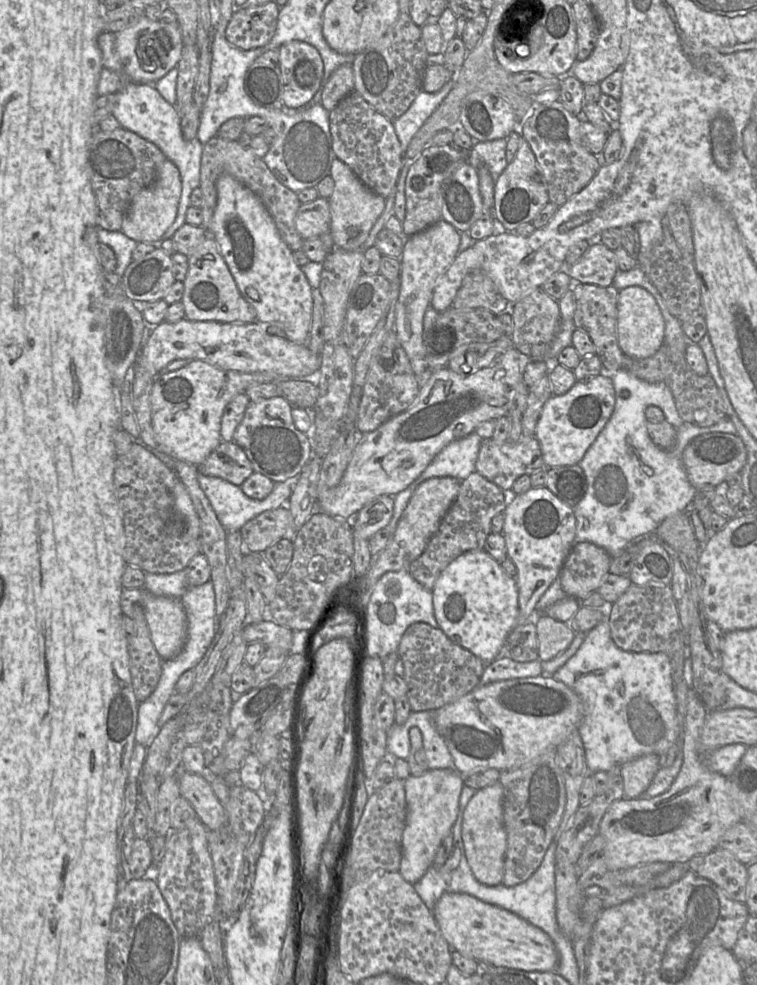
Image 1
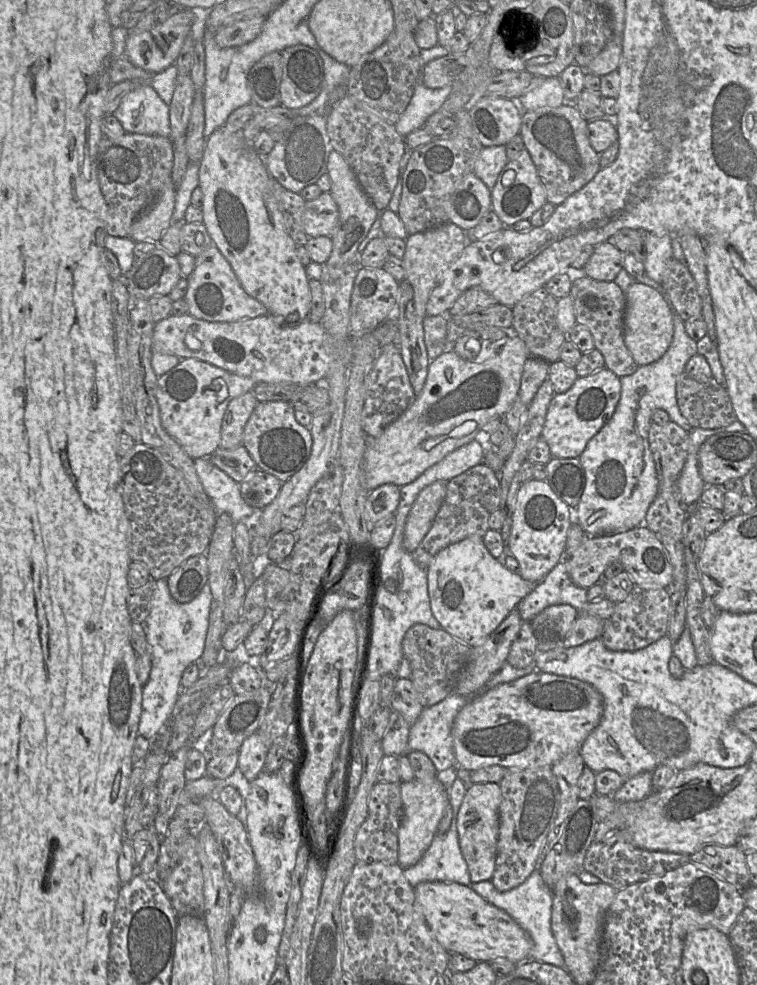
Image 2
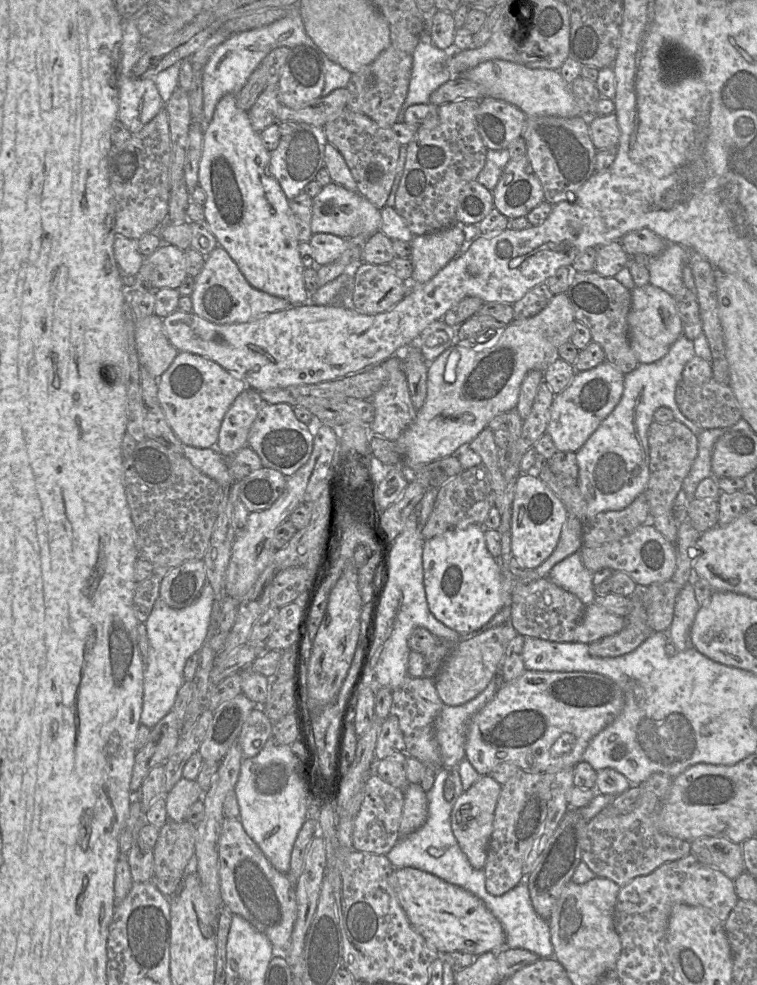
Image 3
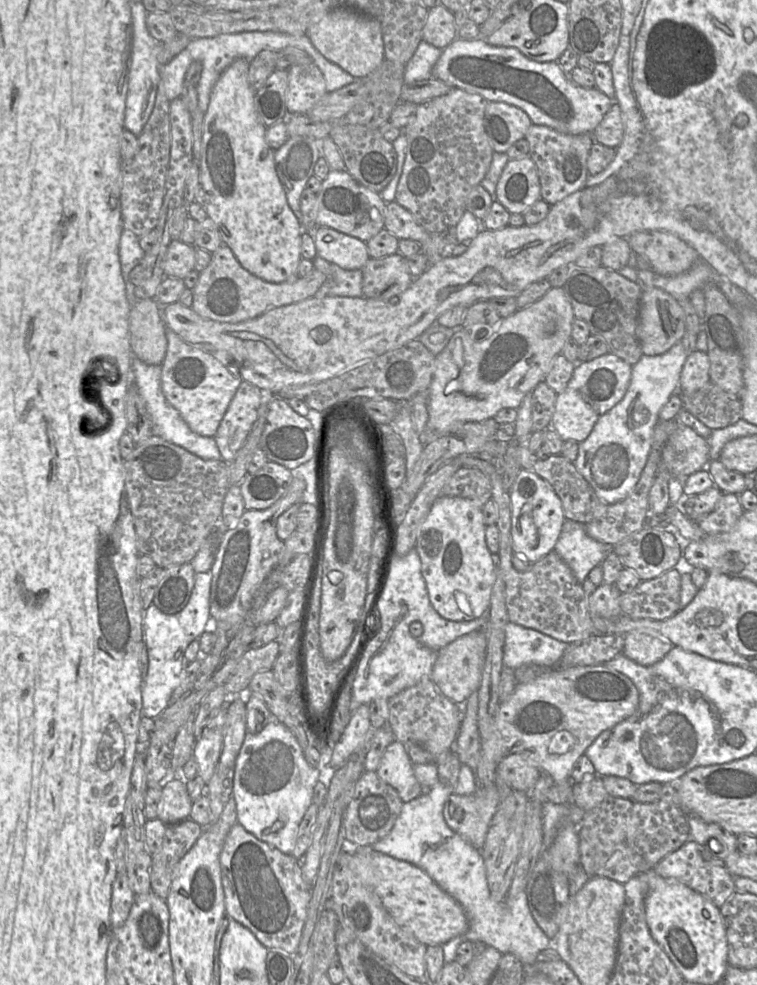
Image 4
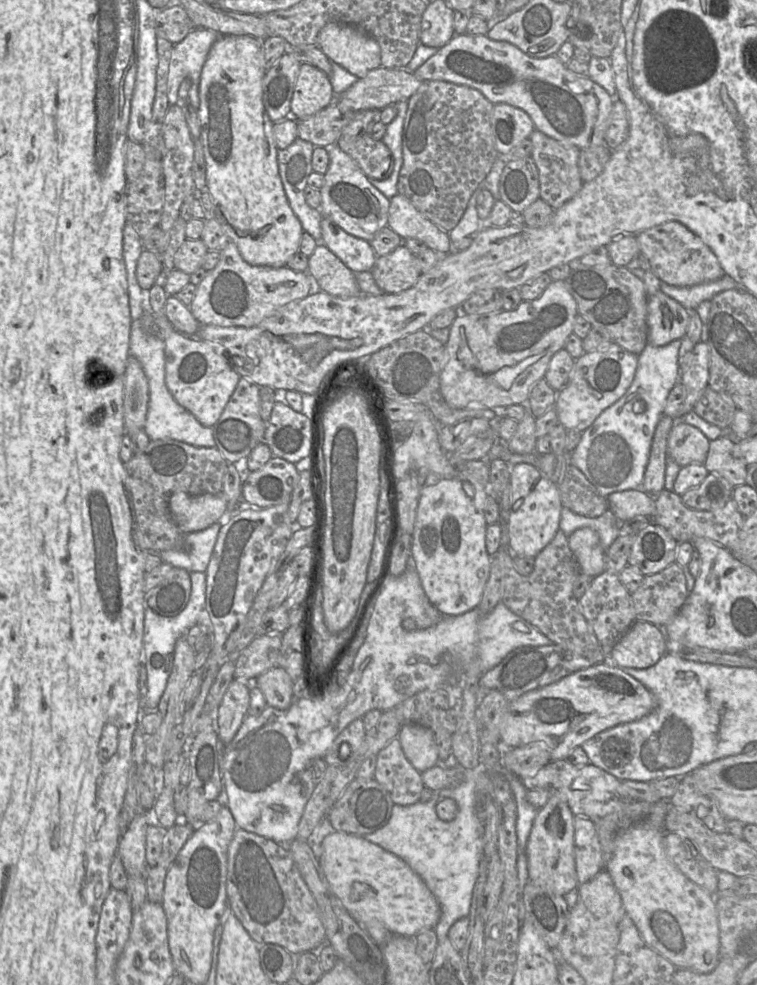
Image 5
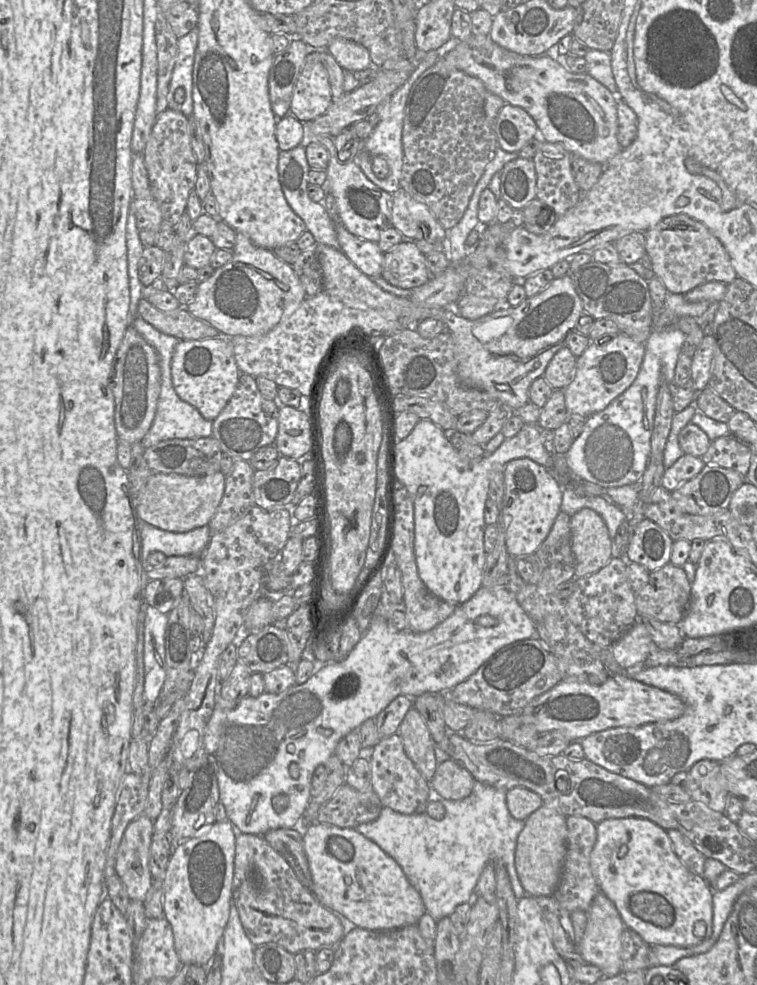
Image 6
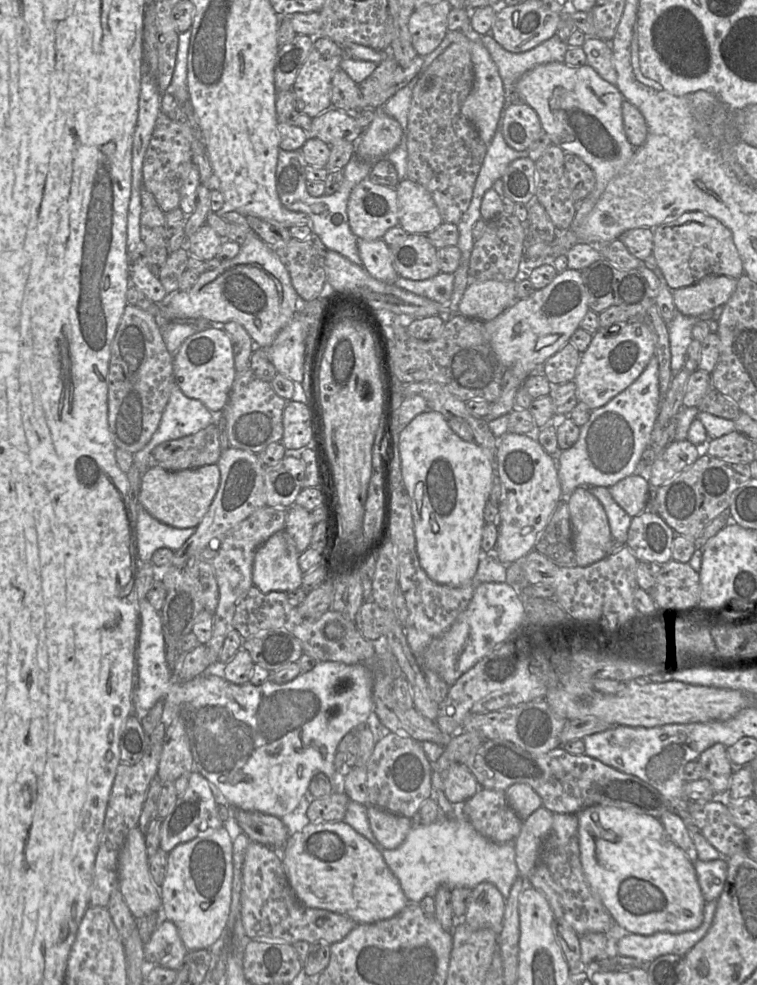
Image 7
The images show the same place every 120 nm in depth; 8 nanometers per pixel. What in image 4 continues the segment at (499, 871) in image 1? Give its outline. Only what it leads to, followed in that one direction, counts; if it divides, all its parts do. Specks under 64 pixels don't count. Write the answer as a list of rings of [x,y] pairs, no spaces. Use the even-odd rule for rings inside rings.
[[[479,786],[473,794],[451,794],[444,804],[443,816],[454,832],[481,850],[500,801],[496,786]]]

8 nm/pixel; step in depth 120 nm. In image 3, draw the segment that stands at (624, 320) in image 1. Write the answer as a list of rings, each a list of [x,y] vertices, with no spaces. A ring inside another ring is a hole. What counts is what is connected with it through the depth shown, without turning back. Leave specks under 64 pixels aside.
[[[648,283],[631,290],[631,309],[628,314],[629,342],[639,363],[650,364],[662,359],[674,342],[683,334],[674,298],[666,291]]]

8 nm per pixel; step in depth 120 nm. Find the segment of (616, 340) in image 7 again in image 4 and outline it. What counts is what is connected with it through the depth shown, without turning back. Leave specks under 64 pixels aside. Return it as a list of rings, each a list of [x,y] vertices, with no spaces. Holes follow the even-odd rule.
[[[606,353],[577,366],[574,369],[566,389],[556,396],[555,410],[551,420],[551,428],[564,442],[573,440],[580,443],[585,440],[591,433],[599,417],[608,412],[622,400],[630,383],[631,371],[631,365],[612,353]]]

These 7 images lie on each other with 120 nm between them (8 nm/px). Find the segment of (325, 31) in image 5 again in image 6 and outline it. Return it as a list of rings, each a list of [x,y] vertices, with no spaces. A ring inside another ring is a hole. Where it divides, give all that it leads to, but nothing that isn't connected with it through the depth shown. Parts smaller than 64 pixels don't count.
[[[337,38],[326,50],[345,71],[360,72],[373,66],[368,49],[354,41]]]

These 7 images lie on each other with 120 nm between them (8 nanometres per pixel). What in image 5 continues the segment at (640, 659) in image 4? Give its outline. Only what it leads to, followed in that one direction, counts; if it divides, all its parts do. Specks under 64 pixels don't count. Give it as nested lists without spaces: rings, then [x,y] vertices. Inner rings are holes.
[[[635,621],[609,651],[608,661],[619,668],[646,669],[667,653],[667,636],[661,627]]]

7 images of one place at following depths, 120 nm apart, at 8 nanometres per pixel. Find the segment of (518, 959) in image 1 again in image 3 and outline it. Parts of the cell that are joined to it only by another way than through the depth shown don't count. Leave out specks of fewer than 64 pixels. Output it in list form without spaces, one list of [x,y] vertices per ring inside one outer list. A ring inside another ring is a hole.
[[[413,867],[395,868],[391,886],[413,929],[440,954],[460,951],[479,956],[506,948],[501,923],[484,902],[469,891]]]

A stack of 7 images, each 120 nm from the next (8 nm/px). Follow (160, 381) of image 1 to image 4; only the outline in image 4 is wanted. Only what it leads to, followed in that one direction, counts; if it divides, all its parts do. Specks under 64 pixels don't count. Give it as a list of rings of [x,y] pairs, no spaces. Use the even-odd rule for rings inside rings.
[[[166,329],[167,352],[162,362],[161,387],[167,401],[196,434],[214,437],[243,379],[235,363],[223,364],[213,355],[191,346]]]

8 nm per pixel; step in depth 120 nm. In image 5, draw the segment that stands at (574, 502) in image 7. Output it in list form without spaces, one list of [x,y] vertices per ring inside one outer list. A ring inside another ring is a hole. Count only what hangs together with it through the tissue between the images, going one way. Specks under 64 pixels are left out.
[[[579,528],[569,536],[568,541],[581,574],[595,577],[605,571],[606,551],[595,530]]]

